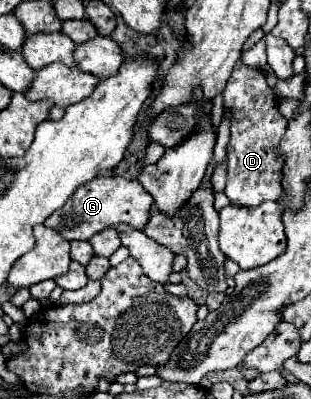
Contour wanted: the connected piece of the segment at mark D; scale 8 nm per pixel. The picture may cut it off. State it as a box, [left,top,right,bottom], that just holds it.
[223,61,287,207]

